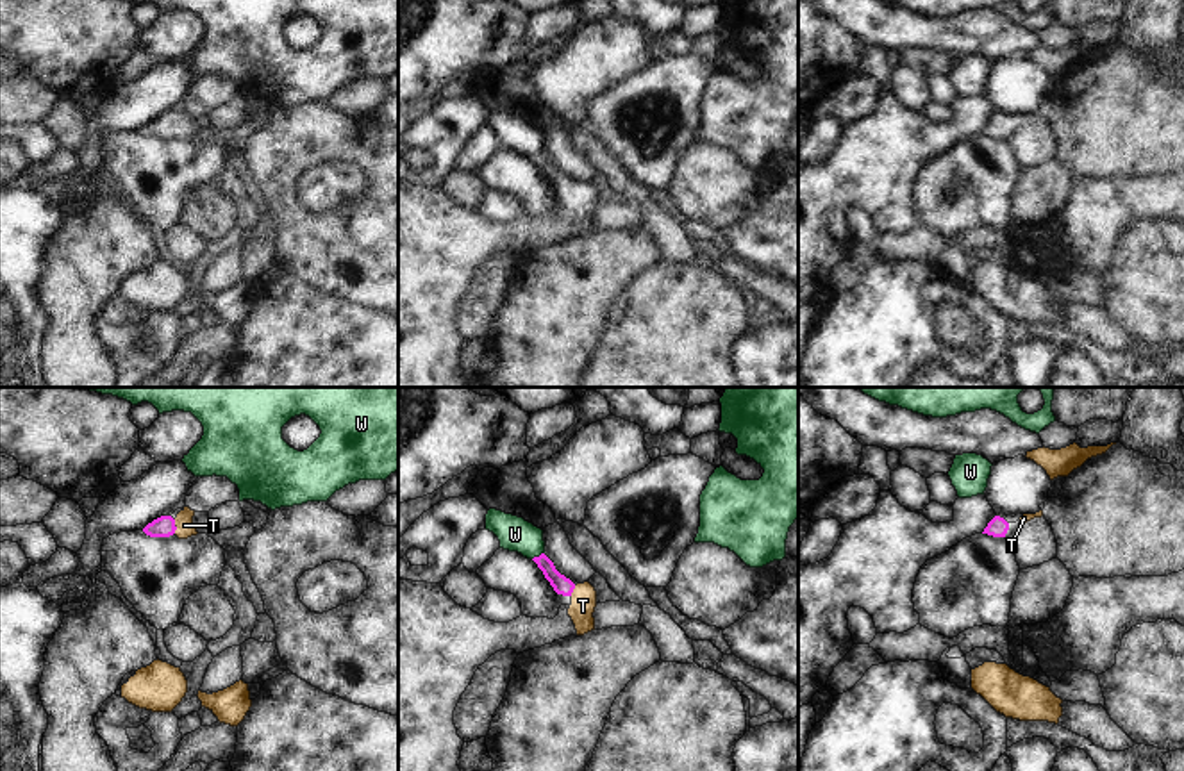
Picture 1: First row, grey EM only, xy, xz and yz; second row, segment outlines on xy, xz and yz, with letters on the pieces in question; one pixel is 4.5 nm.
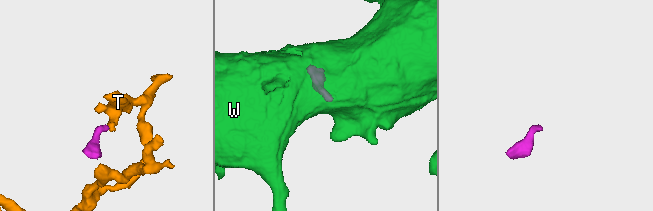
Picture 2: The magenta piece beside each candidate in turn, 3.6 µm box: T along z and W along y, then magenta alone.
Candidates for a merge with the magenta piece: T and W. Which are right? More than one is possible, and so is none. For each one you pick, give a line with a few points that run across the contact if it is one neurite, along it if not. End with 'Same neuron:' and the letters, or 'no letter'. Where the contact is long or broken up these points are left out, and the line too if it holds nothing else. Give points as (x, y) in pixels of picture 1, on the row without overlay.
T: line xy (163, 127), (175, 127), (184, 125)
Same neuron: T

